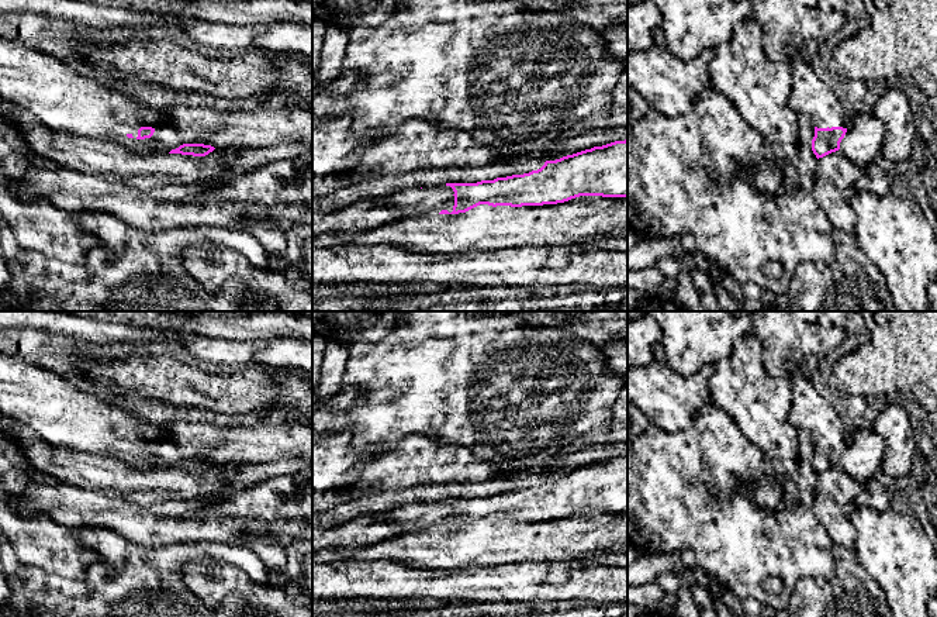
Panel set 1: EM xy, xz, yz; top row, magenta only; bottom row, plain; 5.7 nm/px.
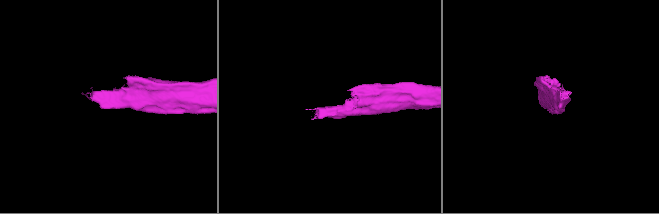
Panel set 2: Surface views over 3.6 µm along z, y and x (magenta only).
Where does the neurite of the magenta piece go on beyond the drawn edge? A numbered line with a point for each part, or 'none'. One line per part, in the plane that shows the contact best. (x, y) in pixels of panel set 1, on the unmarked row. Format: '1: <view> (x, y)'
1: xz (418, 517)

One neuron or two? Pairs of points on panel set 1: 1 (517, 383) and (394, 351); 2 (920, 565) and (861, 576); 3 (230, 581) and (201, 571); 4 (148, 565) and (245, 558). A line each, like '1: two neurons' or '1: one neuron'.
1: one neuron
2: two neurons
3: one neuron
4: one neuron

